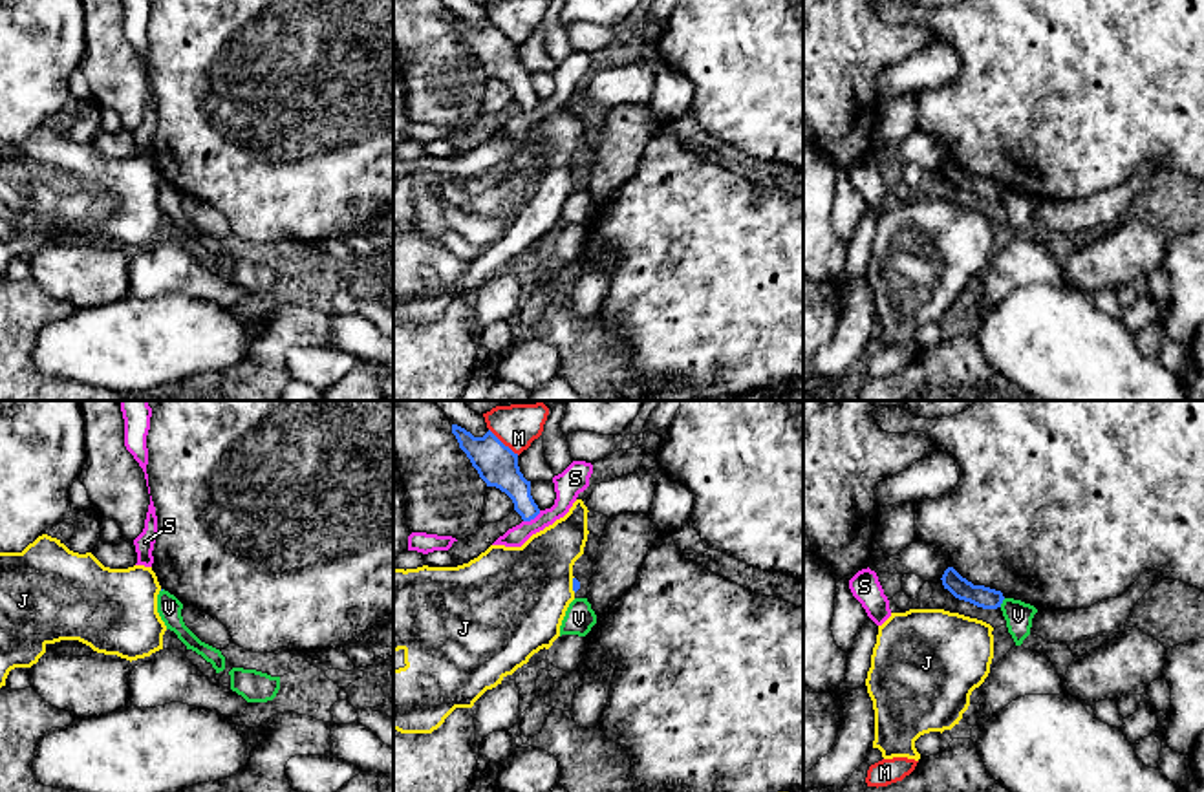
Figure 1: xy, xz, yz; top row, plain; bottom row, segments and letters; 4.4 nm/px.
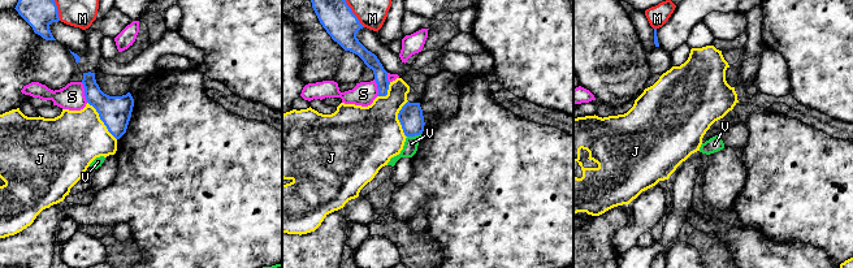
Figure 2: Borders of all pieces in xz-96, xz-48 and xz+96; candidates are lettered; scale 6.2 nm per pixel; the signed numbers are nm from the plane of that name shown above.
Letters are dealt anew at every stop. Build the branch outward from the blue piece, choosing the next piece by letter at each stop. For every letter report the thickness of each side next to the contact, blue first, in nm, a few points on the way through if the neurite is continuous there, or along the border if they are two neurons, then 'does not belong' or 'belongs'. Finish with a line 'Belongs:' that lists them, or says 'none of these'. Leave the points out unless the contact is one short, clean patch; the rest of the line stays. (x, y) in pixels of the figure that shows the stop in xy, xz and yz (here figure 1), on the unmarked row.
J: 30 nm thick on the blue side, 440 nm on the other; does not belong
M: 180 nm thick on the blue side, 180 nm on the other; does not belong
S: 150 nm thick on the blue side, 120 nm on the other; border along xz (540, 101), (524, 112); does not belong
V: 100 nm thick on the blue side, 120 nm on the other; border along yz (1005, 189), (999, 196); does not belong
Belongs: none of these

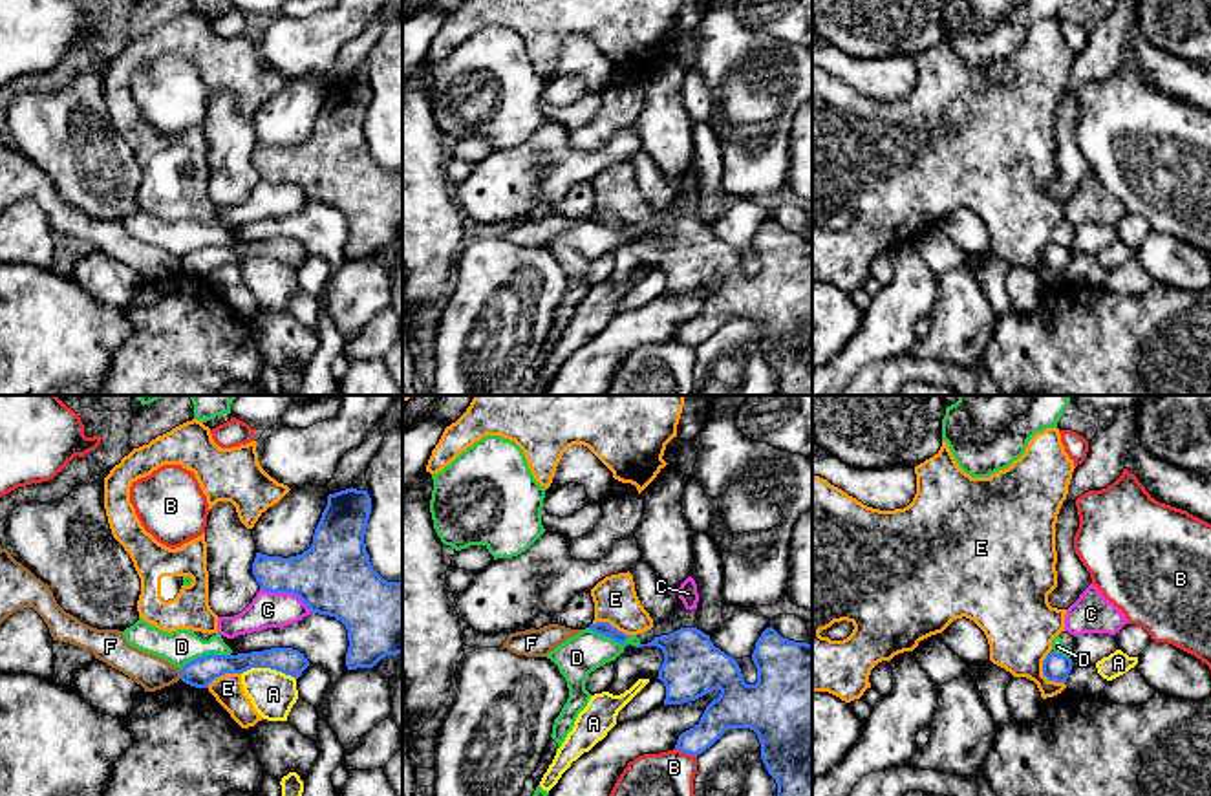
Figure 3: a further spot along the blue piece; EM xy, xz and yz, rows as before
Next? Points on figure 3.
A: 120 nm thick on the blue side, 200 nm on the other; border along xy (242, 262), (269, 258), (289, 264), (295, 269); does not belong
B: 150 nm thick on the blue side, 340 nm on the other; does not belong
C: 340 nm thick on the blue side, 160 nm on the other; does not belong
D: 130 nm thick on the blue side, 150 nm on the other; border along xy (229, 244), (198, 246), (180, 258); does not belong
E: 120 nm thick on the blue side, 320 nm on the other; border along yz (1050, 240), (1043, 251), (1043, 264), (1063, 273); does not belong
F: 130 nm thick on the blue side, 150 nm on the other; does not belong
Belongs: none of these

